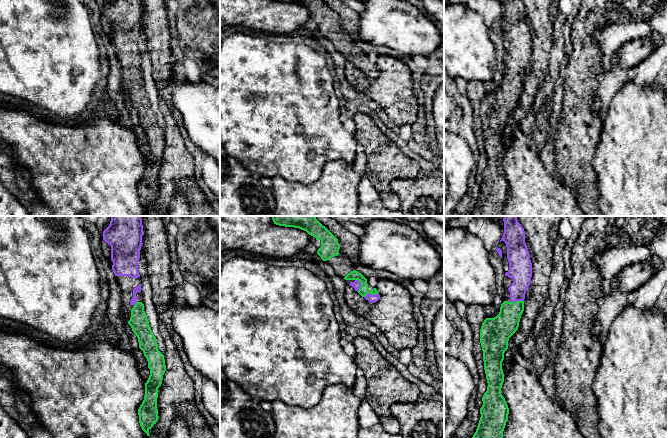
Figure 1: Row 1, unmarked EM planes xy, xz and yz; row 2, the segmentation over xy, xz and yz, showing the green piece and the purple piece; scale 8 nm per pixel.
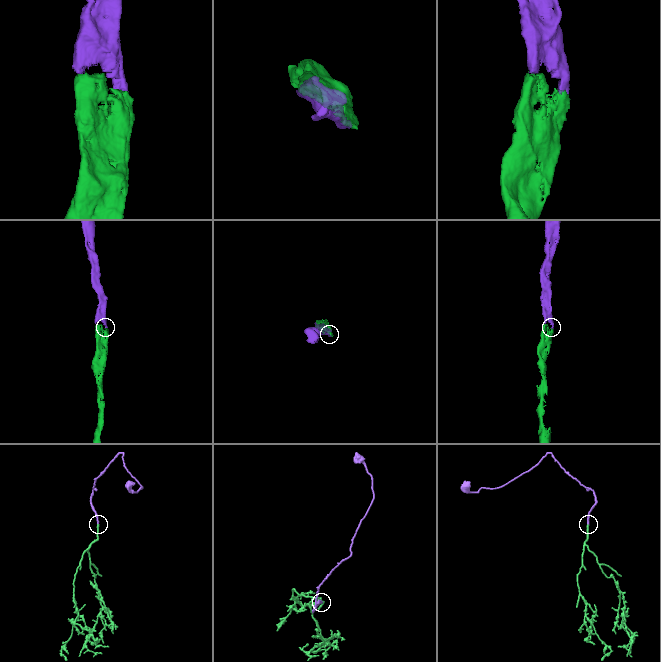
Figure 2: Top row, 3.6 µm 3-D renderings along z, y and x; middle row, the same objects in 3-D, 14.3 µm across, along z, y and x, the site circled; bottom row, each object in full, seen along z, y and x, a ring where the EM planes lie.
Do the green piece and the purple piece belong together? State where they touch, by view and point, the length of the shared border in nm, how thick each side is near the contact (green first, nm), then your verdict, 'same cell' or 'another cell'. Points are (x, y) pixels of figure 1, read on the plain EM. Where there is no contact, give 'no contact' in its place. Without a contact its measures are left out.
meets green in xz at (361, 61); contact 110 nm long; 80 nm thick on the green side, 70 nm on the other; same cell

